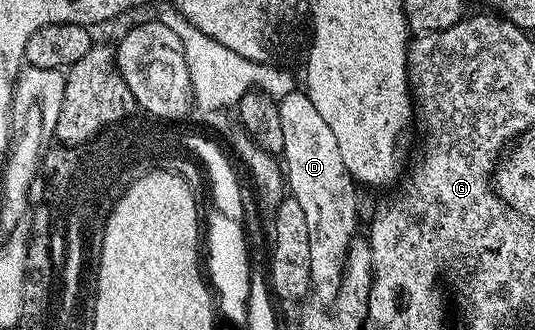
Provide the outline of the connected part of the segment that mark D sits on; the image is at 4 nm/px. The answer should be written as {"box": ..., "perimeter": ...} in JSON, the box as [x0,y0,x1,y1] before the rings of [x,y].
{"box":[277,90,358,305],"perimeter":[[[294,90],[283,99],[277,100],[278,108],[280,109],[280,129],[284,129],[284,149],[282,150],[281,158],[284,160],[284,179],[288,184],[289,194],[296,200],[300,201],[300,206],[304,209],[304,217],[308,220],[308,249],[310,250],[310,290],[313,298],[319,304],[330,305],[338,297],[339,287],[342,283],[344,274],[344,260],[349,256],[350,244],[354,242],[358,231],[358,199],[354,196],[356,184],[348,173],[348,169],[344,165],[343,158],[340,157],[340,145],[336,145],[336,137],[332,133],[332,129],[328,129],[328,125],[324,121],[324,117],[320,117],[320,112],[316,110],[316,105],[312,105],[312,101],[306,95],[305,90]]]}

